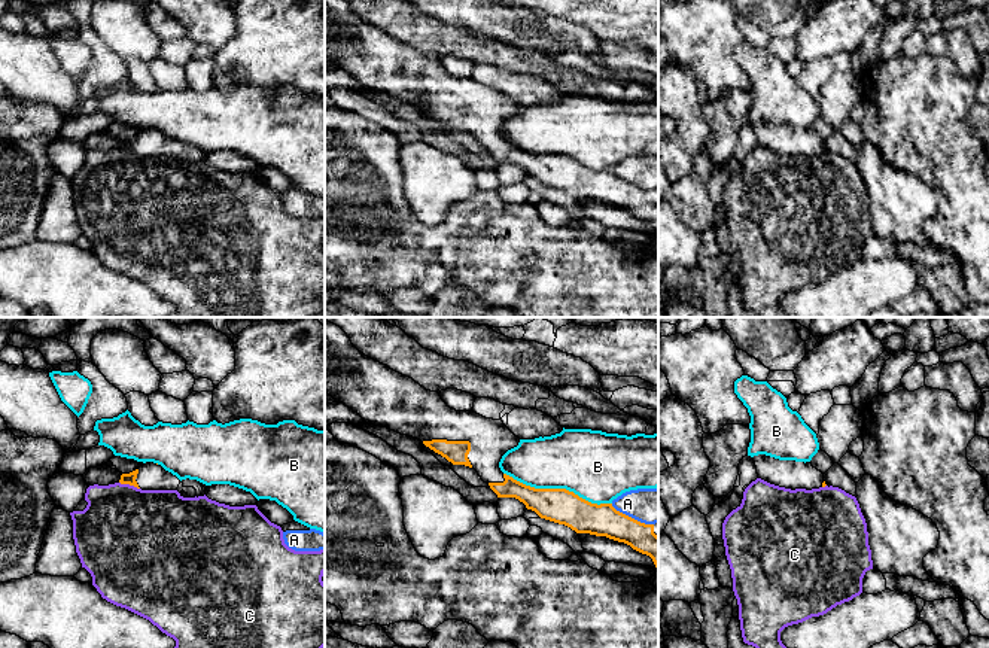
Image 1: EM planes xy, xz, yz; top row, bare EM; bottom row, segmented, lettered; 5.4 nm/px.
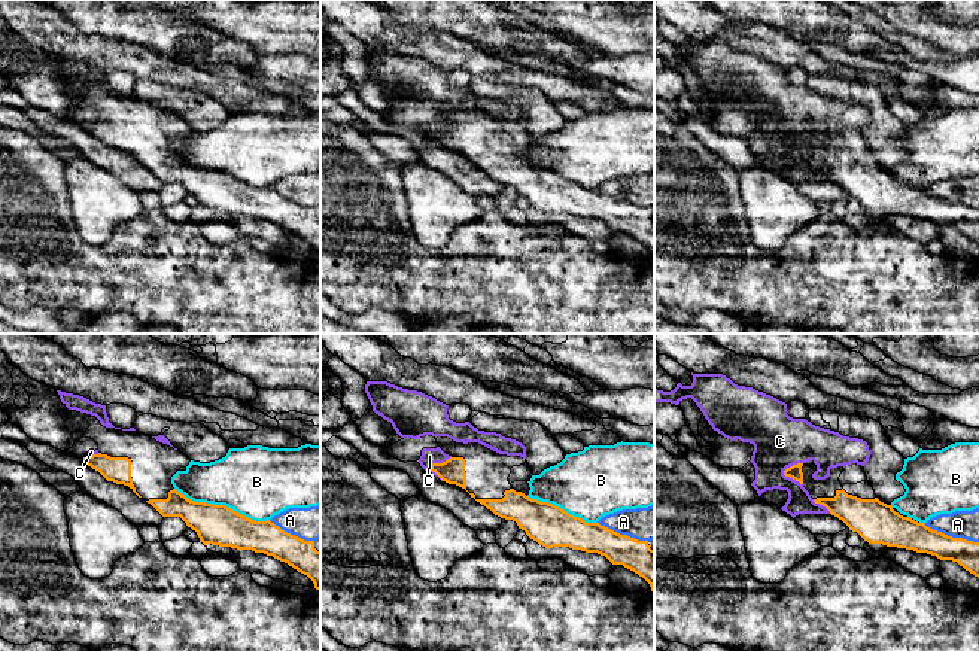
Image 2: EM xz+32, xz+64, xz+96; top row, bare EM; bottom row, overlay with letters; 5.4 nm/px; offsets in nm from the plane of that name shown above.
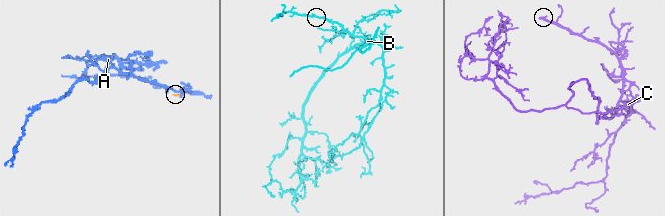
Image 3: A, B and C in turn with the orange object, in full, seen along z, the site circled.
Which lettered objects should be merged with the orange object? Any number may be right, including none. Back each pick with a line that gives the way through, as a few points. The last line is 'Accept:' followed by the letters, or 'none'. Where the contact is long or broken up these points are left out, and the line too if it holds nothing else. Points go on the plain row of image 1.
Accept: none

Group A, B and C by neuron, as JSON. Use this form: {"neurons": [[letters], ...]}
{"neurons": [["A"], ["B"], ["C"]]}

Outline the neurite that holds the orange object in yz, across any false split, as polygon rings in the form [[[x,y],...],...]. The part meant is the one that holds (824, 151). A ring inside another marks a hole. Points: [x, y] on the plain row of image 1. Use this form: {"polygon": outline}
{"polygon": [[[766,121],[752,124],[758,144],[785,155],[819,155],[825,153],[824,140],[810,128],[779,127]]]}

